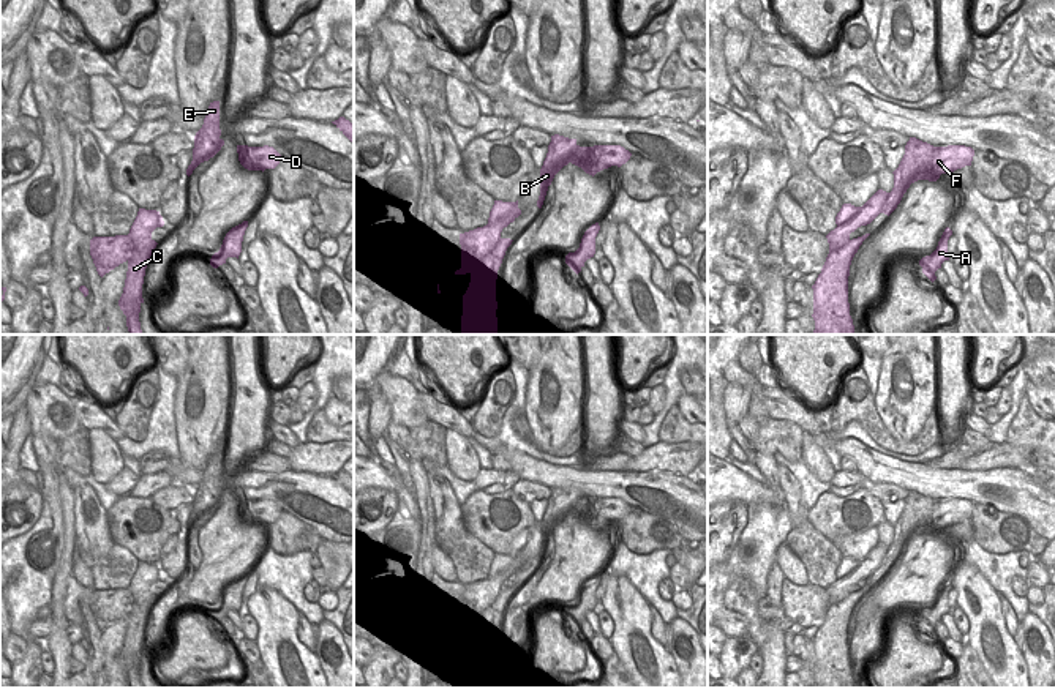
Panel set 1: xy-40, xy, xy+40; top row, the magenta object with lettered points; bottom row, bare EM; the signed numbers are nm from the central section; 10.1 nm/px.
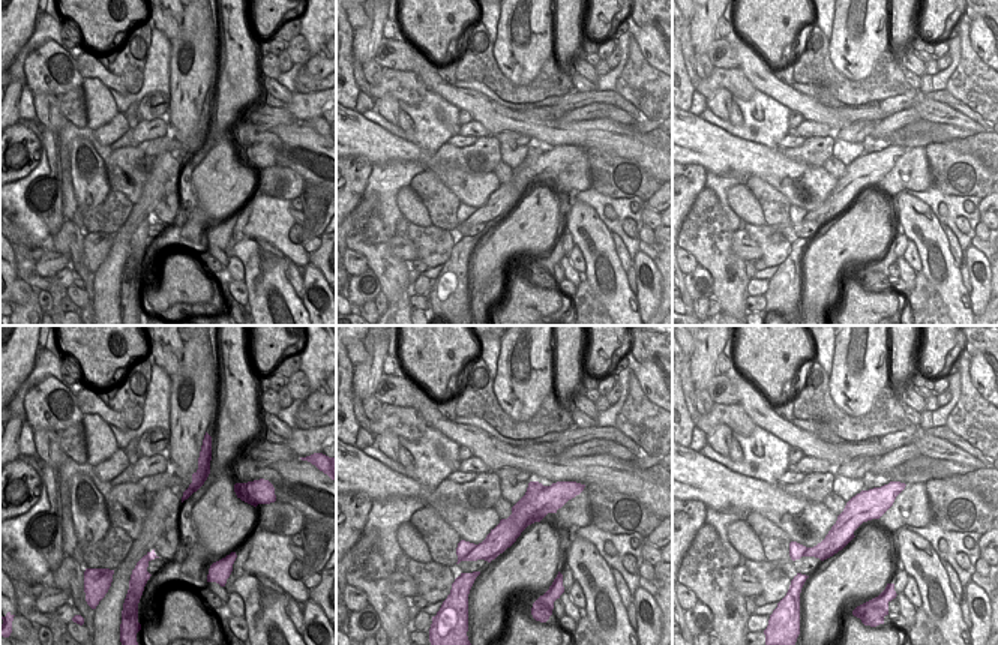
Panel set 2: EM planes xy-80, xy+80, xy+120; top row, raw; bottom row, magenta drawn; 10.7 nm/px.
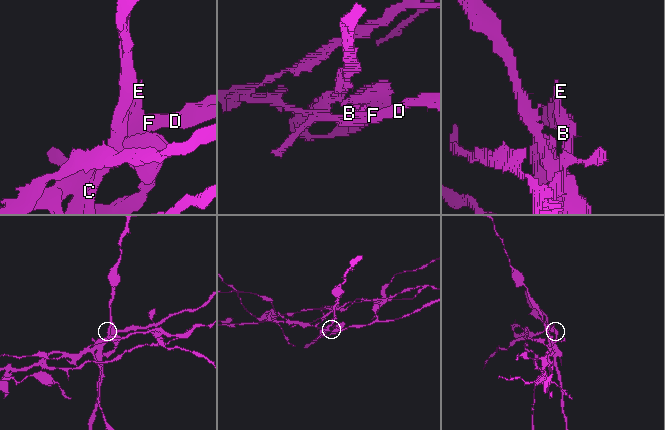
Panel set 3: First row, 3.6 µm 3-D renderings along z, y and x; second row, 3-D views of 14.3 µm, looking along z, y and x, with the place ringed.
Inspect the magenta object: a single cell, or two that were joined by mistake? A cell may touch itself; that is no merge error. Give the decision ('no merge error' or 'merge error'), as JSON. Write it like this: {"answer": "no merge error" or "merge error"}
{"answer": "merge error"}

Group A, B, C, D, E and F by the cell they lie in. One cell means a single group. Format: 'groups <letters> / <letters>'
groups A C / B D E F

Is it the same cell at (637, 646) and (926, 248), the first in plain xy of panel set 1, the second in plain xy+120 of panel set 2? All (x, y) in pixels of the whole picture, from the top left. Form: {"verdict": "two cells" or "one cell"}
{"verdict": "one cell"}

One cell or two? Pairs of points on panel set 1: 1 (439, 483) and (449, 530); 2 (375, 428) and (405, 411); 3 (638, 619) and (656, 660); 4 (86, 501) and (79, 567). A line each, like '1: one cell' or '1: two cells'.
1: one cell
2: two cells
3: one cell
4: two cells

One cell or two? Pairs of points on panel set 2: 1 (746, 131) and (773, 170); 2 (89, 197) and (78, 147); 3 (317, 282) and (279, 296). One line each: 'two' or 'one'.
1: two
2: one
3: two

